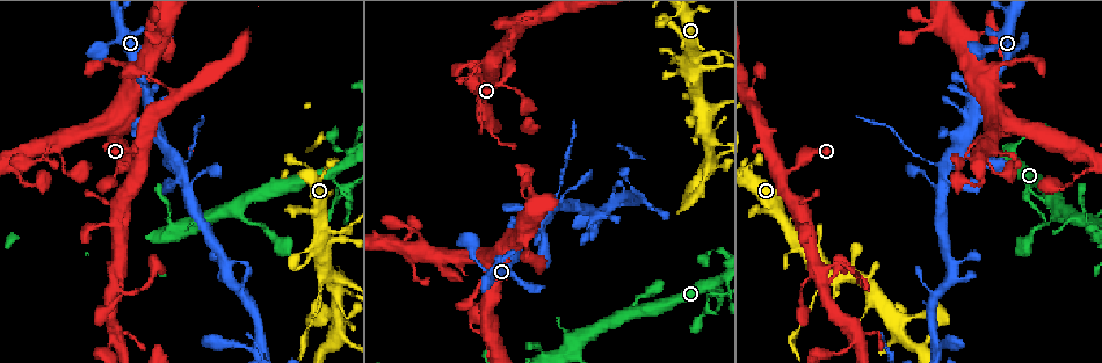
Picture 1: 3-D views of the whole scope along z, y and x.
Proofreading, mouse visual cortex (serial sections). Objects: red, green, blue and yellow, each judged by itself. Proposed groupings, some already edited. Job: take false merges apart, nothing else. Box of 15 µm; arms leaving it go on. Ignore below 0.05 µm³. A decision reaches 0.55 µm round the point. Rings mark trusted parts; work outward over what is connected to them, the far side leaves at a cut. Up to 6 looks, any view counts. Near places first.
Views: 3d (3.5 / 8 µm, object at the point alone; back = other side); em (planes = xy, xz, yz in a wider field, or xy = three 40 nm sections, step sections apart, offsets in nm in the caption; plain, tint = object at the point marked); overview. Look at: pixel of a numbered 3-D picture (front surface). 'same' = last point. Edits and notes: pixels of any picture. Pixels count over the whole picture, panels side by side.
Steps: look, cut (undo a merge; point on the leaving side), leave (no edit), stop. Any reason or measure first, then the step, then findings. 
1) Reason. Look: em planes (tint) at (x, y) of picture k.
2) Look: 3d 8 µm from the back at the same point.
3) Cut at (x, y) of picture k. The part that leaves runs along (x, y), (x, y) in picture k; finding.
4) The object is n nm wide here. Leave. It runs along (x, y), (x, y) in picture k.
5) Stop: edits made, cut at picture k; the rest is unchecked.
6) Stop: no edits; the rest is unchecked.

Look: 3d 8 µm at (811, 275) of picture 1.

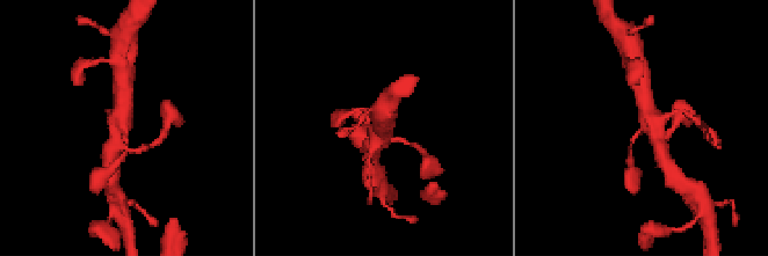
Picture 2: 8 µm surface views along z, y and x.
4 arms meet here; the arms are 150, 150, 450, 600 nm wide. Look: em xy step 3 (tint) at (641, 129) of picture 2.

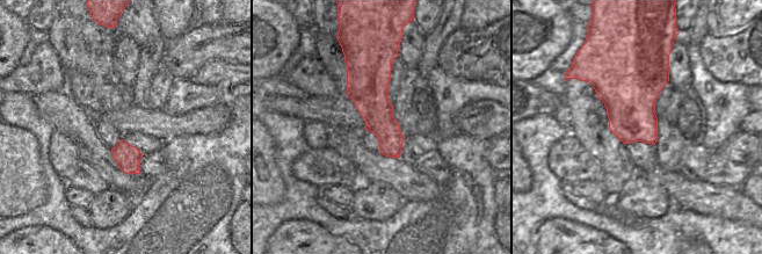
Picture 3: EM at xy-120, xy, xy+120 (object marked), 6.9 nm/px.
Leave. It runs along (643, 87), (645, 109), (661, 150) in picture 2; all the same cell.

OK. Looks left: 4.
Abrupt turn. Look: 3d 3.5 µm at (721, 294) of picture 1.

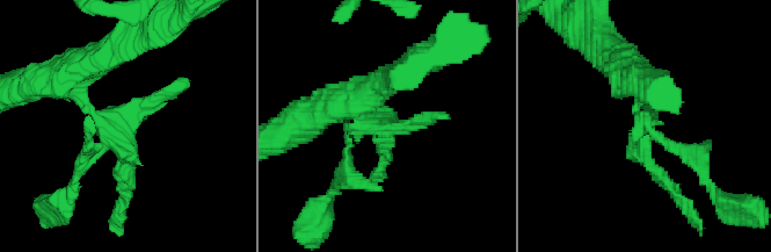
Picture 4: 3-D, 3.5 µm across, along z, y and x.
Now the EM. Look: em xy step 1 (tint) at (125, 120) of picture 4.

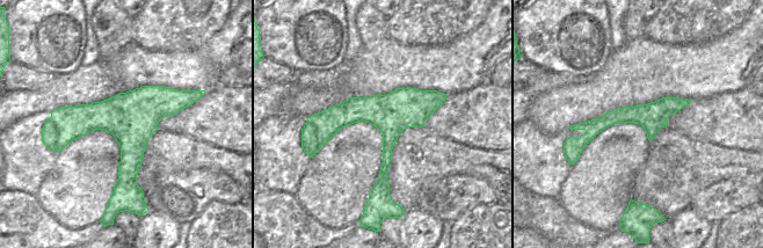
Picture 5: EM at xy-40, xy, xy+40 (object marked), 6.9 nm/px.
Cut at (644, 142) of picture 4. The part that leaves runs along (641, 117), (710, 186) in picture 4; a second cell is stuck on.

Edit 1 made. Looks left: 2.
Stop: edits made, cut at picture 4; the rest is unchecked.

